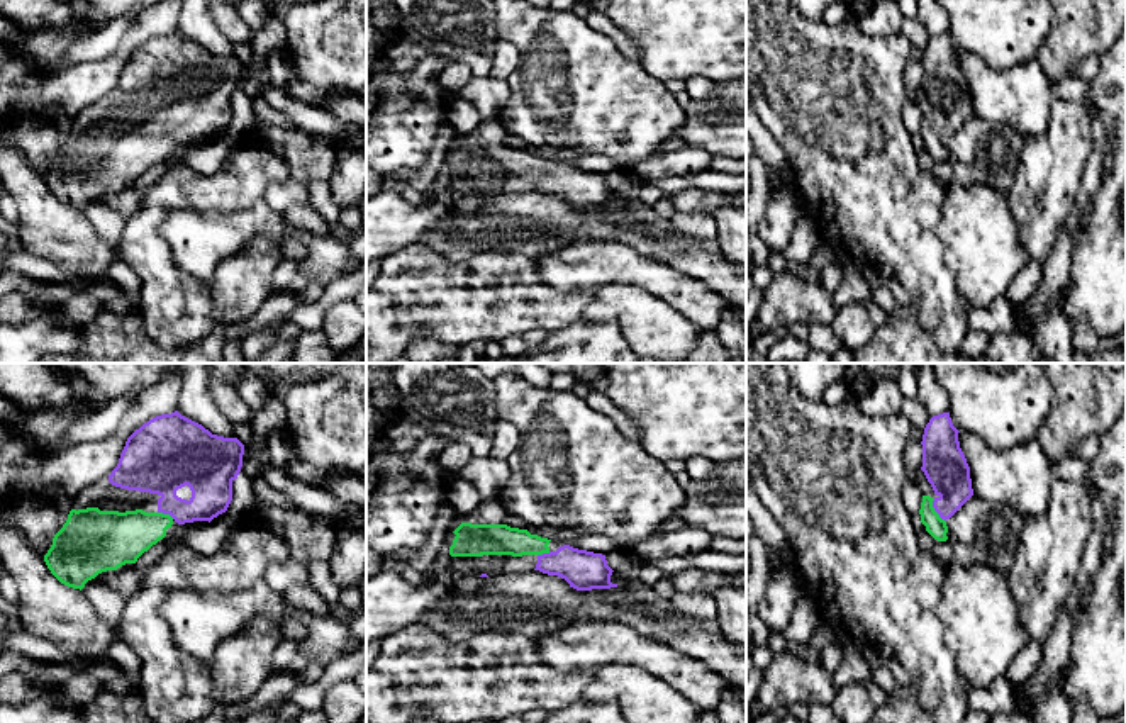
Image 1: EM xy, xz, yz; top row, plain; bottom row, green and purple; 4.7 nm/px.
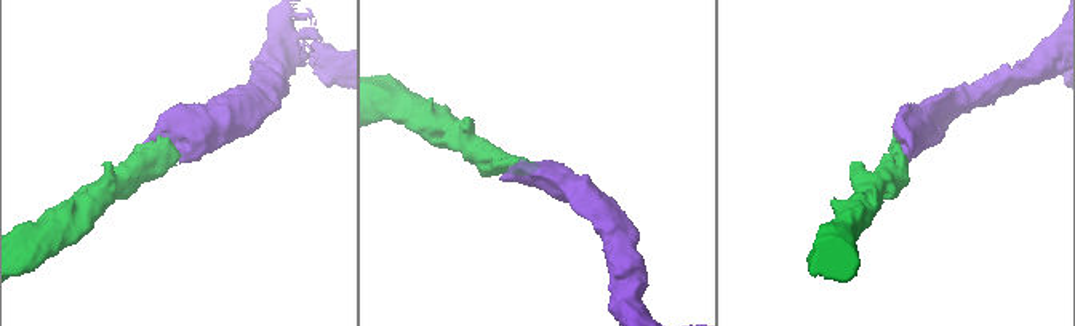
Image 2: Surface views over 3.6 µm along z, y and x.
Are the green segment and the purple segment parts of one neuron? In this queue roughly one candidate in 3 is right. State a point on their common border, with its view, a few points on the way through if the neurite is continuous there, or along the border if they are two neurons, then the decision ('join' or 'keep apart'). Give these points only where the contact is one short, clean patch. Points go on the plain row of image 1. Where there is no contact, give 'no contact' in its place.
meets green in yz at (935, 131); runs through yz (936, 146), (935, 131), (945, 121), (943, 82); join

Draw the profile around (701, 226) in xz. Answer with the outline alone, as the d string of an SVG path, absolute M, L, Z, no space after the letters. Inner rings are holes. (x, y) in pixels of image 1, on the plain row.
M675 210L670 221L682 234L694 236L707 243L716 241L717 238L717 226L712 216Z

